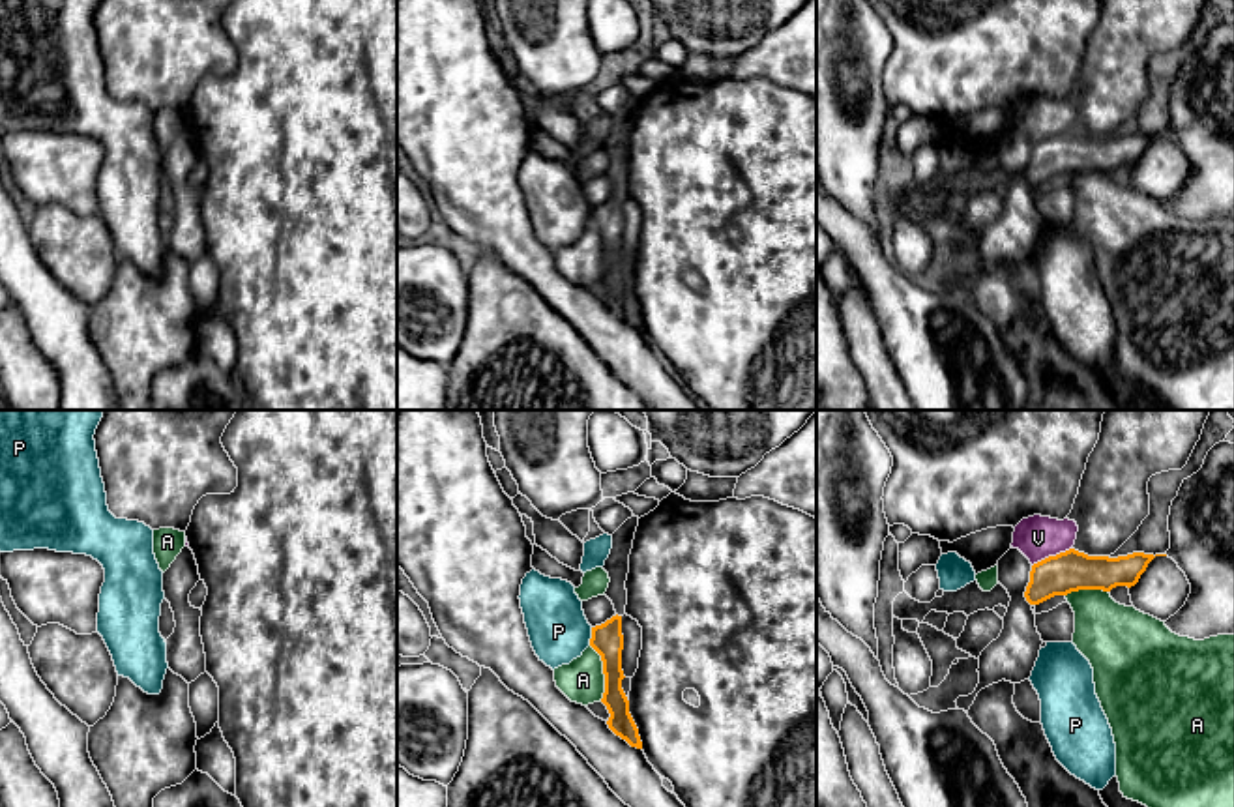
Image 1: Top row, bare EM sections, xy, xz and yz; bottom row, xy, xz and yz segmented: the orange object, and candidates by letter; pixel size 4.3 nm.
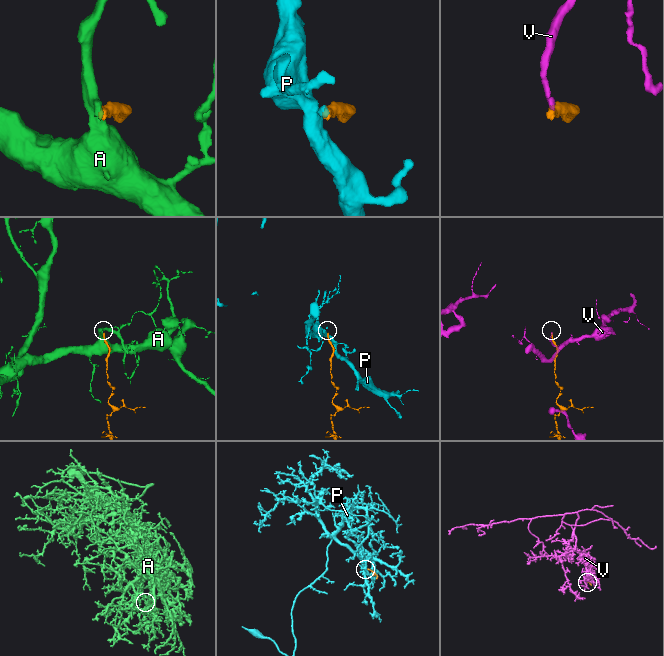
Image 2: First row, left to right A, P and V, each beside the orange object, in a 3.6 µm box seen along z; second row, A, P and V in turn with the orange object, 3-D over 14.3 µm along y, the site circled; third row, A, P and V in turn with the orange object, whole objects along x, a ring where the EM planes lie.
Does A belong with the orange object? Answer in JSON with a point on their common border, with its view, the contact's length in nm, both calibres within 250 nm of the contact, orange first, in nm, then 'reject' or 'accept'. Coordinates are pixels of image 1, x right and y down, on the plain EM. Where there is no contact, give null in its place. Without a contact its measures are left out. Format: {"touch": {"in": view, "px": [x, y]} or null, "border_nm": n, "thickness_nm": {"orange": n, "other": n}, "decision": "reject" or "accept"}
{"touch": {"in": "xz", "px": [603, 253]}, "border_nm": 260, "thickness_nm": {"orange": 140, "other": 190}, "decision": "reject"}

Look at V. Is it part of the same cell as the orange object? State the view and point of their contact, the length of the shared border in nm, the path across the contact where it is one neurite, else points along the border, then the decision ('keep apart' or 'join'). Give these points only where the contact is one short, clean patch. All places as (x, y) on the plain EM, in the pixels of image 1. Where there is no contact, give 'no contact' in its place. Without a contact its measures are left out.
yz (1051, 137) | 190 nm | along yz (1072, 128), (1049, 135), (1032, 146) | keep apart

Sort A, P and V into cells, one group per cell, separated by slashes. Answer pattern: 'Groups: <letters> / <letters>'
Groups: A / P / V

